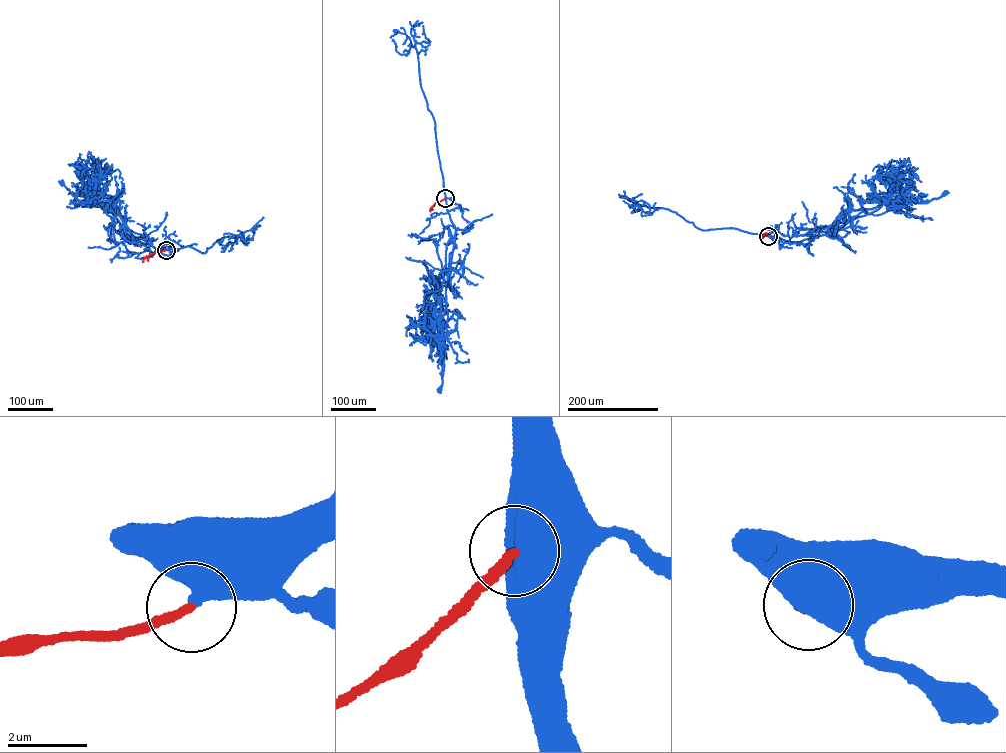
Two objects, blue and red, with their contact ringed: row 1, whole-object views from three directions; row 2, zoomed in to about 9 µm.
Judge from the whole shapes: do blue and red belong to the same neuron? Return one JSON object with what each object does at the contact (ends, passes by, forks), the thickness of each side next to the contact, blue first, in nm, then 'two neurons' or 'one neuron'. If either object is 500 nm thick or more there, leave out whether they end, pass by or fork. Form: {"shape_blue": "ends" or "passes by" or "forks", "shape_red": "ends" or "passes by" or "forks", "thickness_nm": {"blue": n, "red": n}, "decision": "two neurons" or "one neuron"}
{"thickness_nm": {"blue": 550, "red": 240}, "decision": "one neuron"}

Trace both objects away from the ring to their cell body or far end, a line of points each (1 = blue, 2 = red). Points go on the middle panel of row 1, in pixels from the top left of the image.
1: (445, 198), (455, 232), (444, 314), (436, 324), (443, 363), (439, 389)
2: (445, 198), (430, 210)

